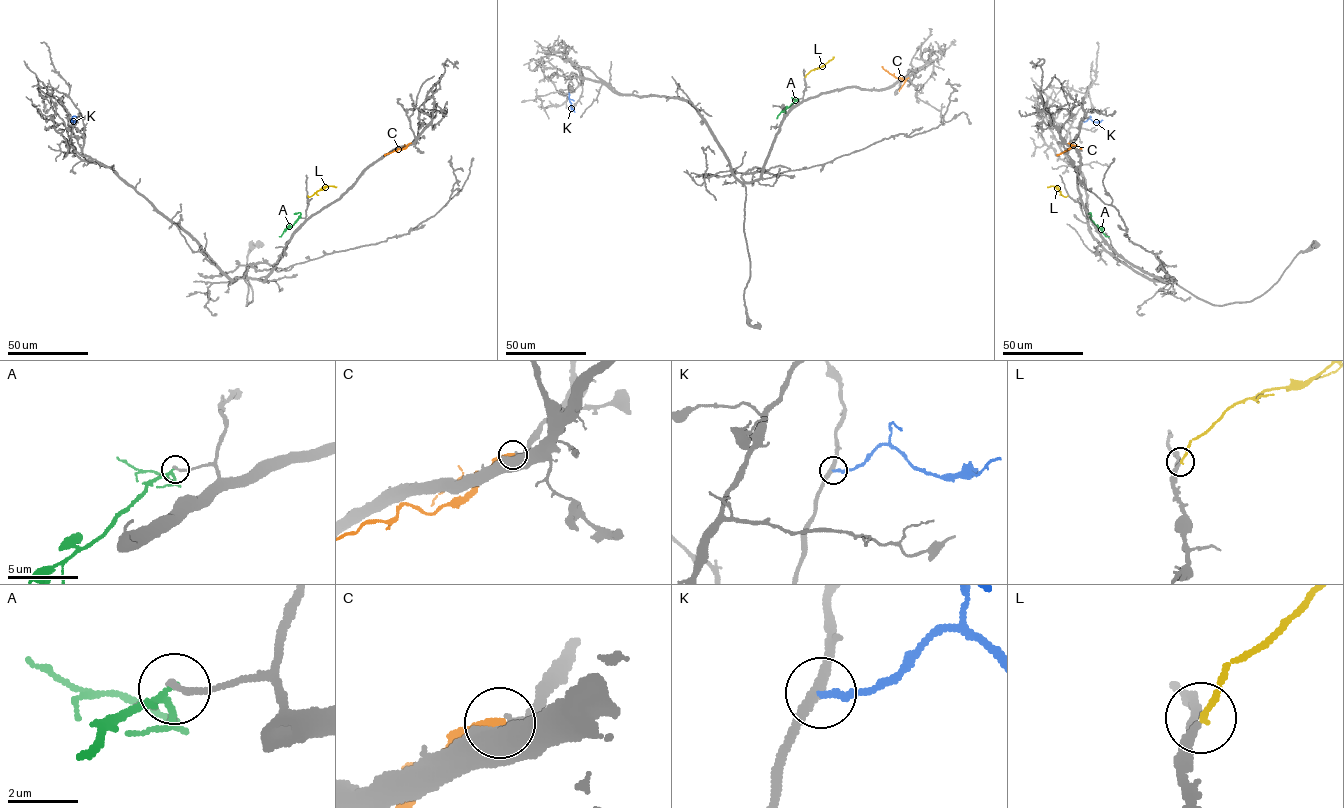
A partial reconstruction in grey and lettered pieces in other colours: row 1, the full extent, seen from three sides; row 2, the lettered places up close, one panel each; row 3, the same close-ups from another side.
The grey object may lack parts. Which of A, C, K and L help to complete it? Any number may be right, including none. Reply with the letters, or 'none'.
K, L

